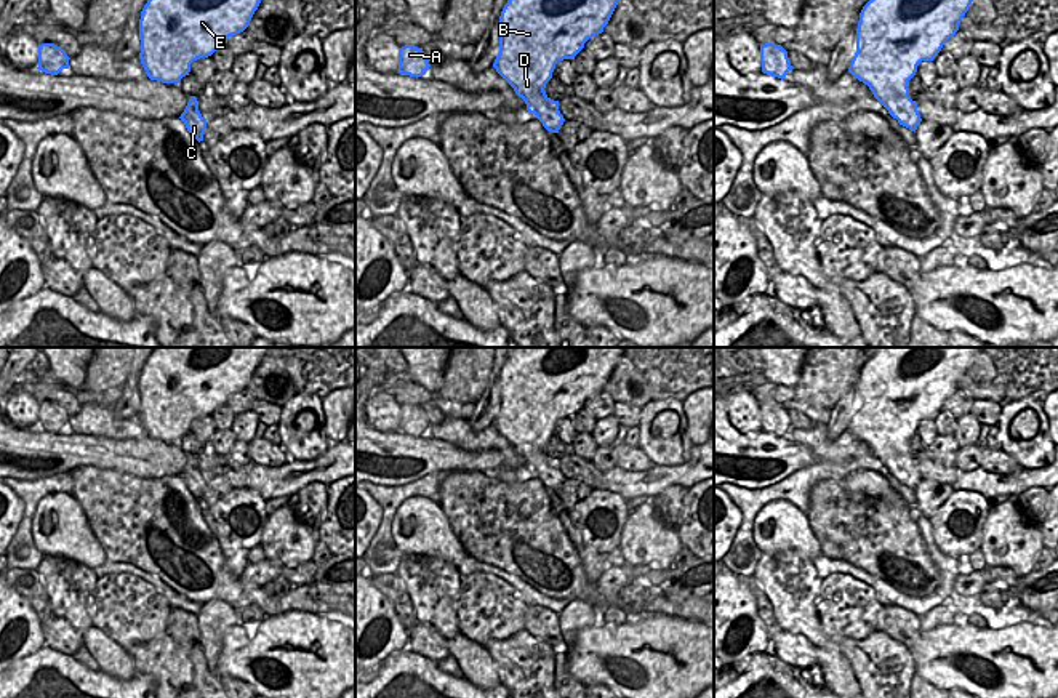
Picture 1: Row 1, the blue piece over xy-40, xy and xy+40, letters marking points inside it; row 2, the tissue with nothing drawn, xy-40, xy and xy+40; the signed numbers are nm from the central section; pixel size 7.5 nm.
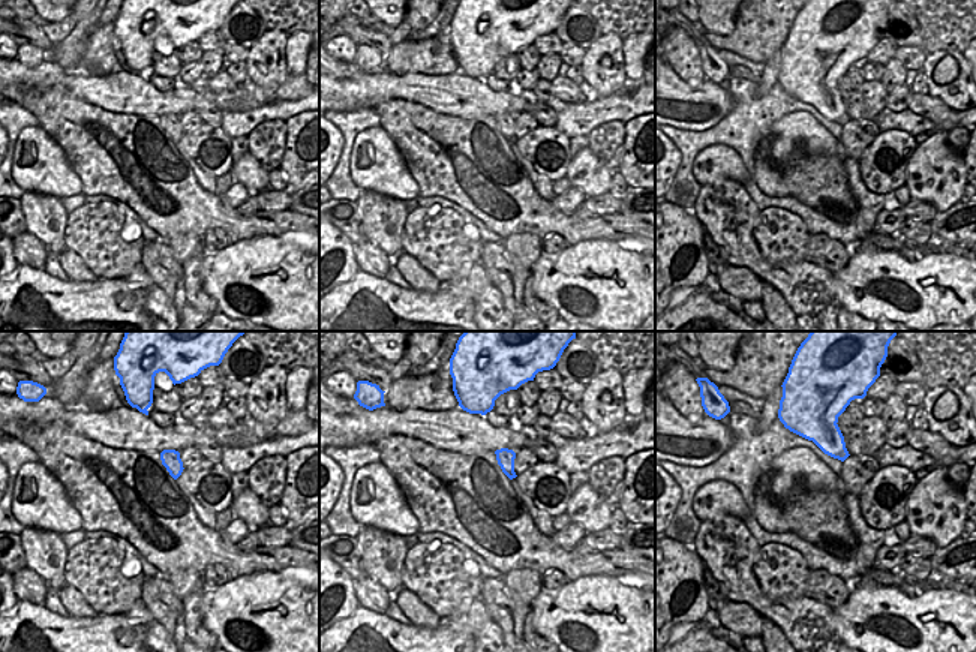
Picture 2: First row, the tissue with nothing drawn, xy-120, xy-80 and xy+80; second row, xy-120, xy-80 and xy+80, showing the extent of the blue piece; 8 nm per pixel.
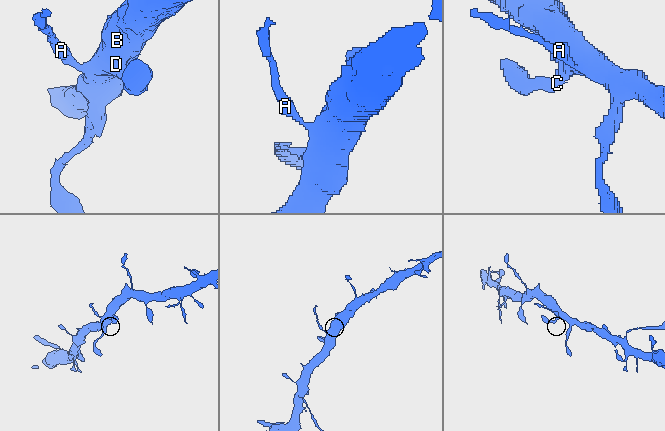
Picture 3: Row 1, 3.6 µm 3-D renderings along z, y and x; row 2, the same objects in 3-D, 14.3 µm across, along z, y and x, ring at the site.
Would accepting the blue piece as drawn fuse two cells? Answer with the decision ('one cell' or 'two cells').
one cell

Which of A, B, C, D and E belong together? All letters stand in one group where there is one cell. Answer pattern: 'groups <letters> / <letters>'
groups A B C D E

